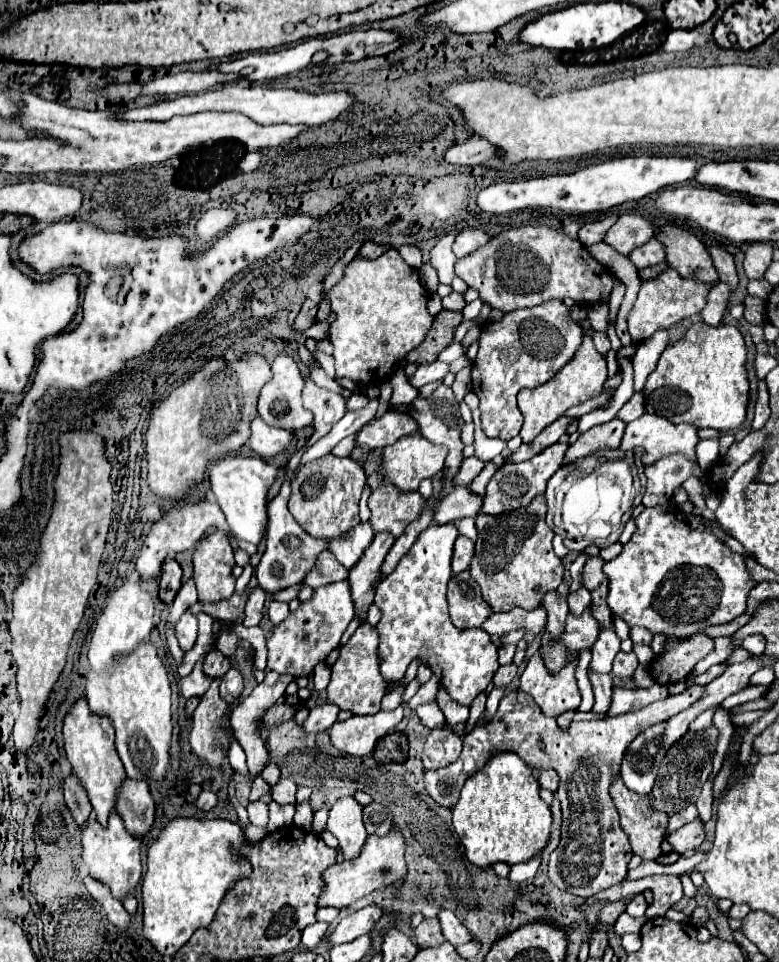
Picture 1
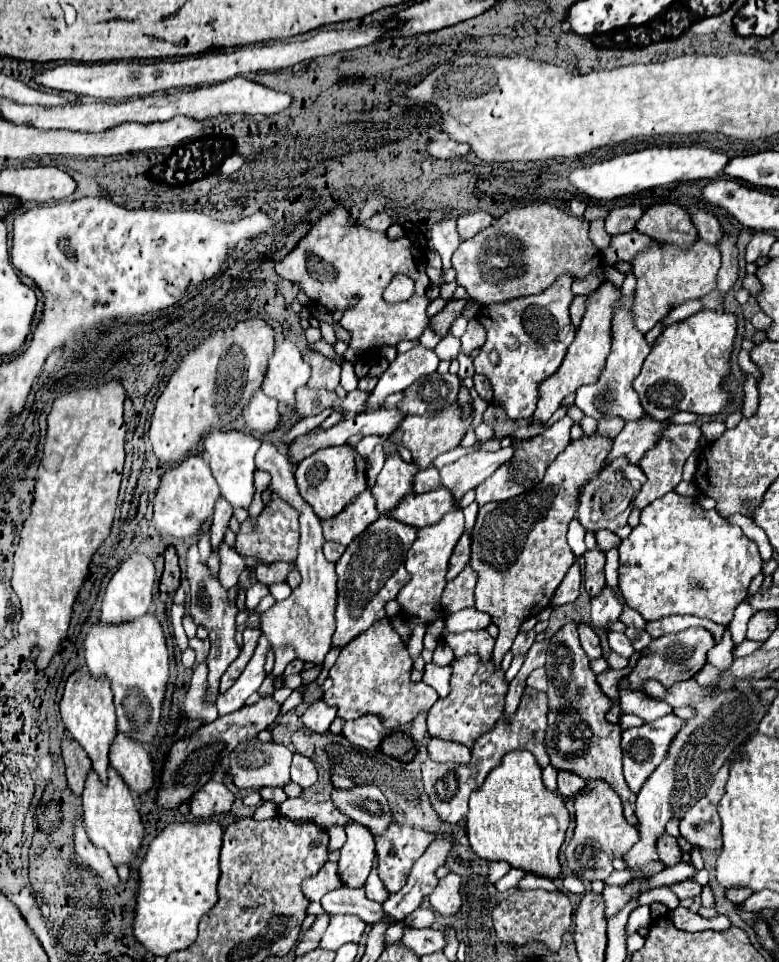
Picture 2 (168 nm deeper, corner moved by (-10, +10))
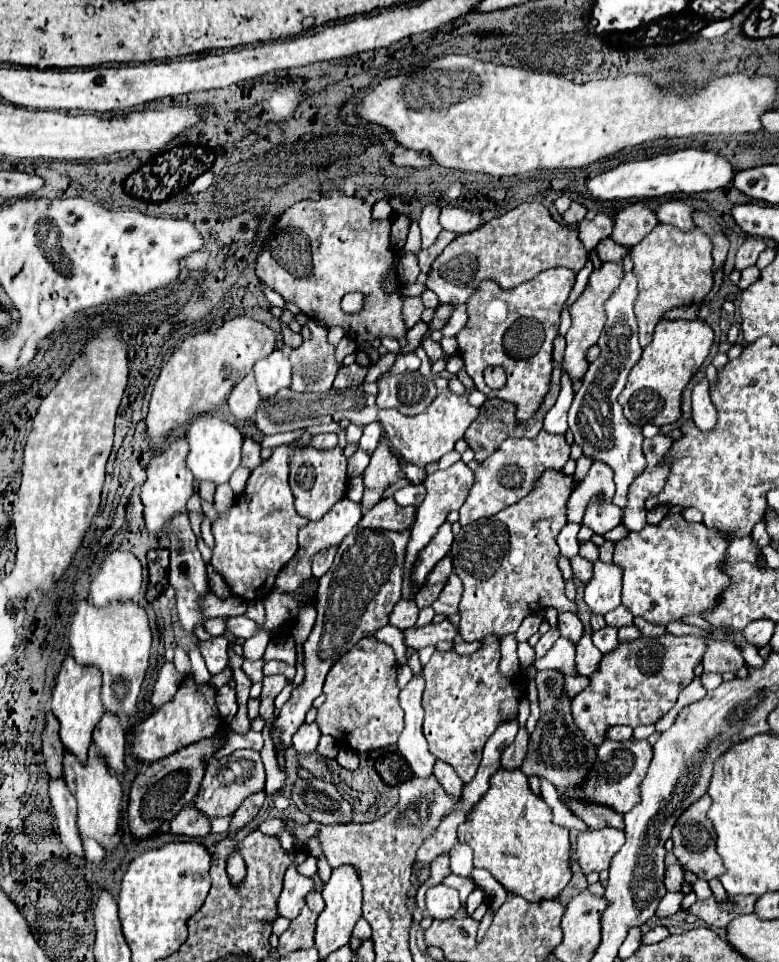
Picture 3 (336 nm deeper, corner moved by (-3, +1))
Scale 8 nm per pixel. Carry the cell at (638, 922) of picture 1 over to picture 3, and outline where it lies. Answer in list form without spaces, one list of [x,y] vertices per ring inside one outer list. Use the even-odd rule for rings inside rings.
[[[667,893],[657,907],[657,917],[671,917],[681,909],[681,901],[683,901],[683,893]]]

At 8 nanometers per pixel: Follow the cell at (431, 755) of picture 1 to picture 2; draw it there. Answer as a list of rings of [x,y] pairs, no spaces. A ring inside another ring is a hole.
[[[430,738],[428,756],[436,762],[456,762],[456,764],[470,762],[470,750],[464,744],[450,742],[450,740],[438,740],[438,738]]]

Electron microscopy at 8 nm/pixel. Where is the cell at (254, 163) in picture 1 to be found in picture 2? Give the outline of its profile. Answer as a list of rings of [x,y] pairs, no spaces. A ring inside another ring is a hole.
[[[234,154],[230,156],[221,166],[219,174],[230,175],[234,174],[236,170],[240,170],[244,166],[246,158],[242,154]]]

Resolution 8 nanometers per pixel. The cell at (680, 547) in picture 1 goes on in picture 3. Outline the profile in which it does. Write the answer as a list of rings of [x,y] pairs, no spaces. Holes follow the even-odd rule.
[[[679,513],[671,515],[671,517],[665,517],[659,525],[645,525],[645,529],[641,529],[641,531],[629,531],[629,535],[625,539],[615,543],[615,555],[613,555],[613,563],[617,563],[623,569],[623,605],[633,613],[633,617],[643,617],[651,623],[661,623],[661,625],[667,625],[669,621],[679,621],[683,615],[699,615],[701,611],[713,609],[719,595],[729,585],[729,577],[719,569],[719,565],[723,563],[725,551],[727,551],[727,543],[729,541],[723,539],[715,529],[707,529],[703,523],[687,523],[683,517],[679,517]]]

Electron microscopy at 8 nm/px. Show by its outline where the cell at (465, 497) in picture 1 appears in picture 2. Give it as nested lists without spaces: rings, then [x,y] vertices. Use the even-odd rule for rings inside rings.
[[[438,488],[426,494],[412,494],[406,496],[392,512],[388,512],[390,518],[396,518],[408,526],[422,528],[436,524],[446,512],[458,510],[460,502],[450,496],[448,488]]]

